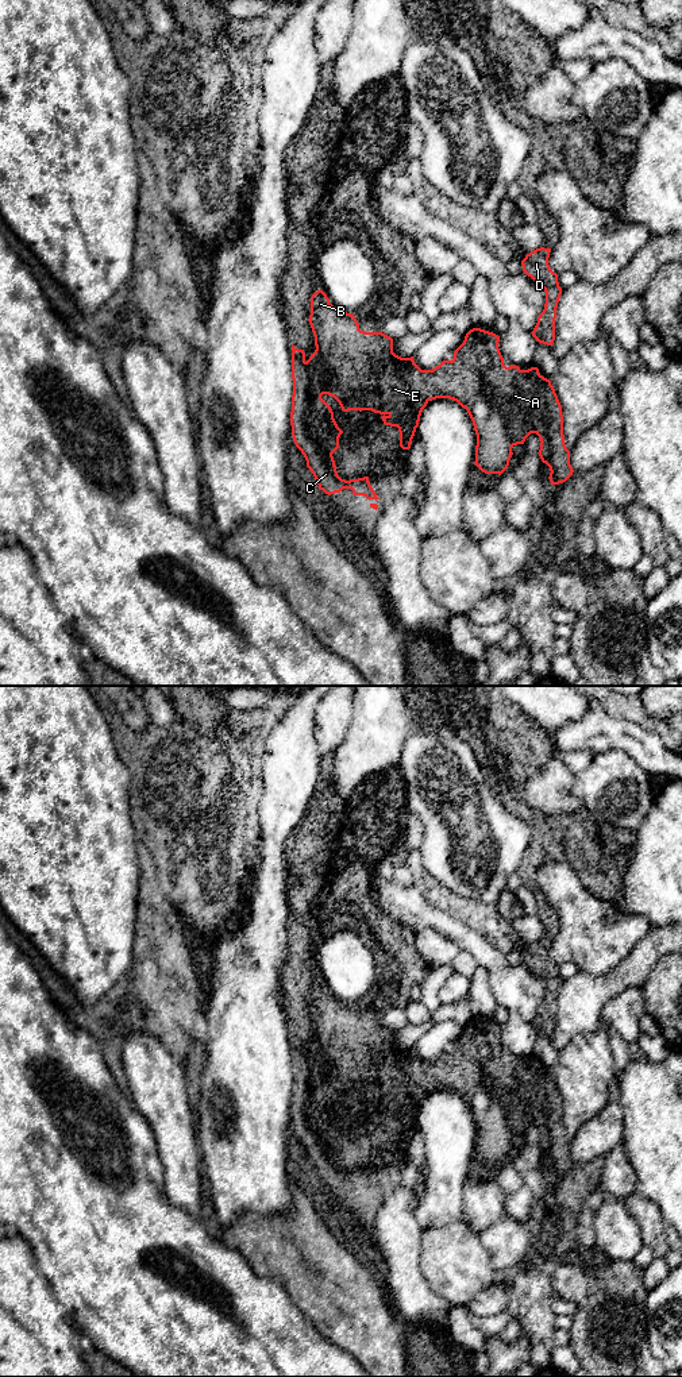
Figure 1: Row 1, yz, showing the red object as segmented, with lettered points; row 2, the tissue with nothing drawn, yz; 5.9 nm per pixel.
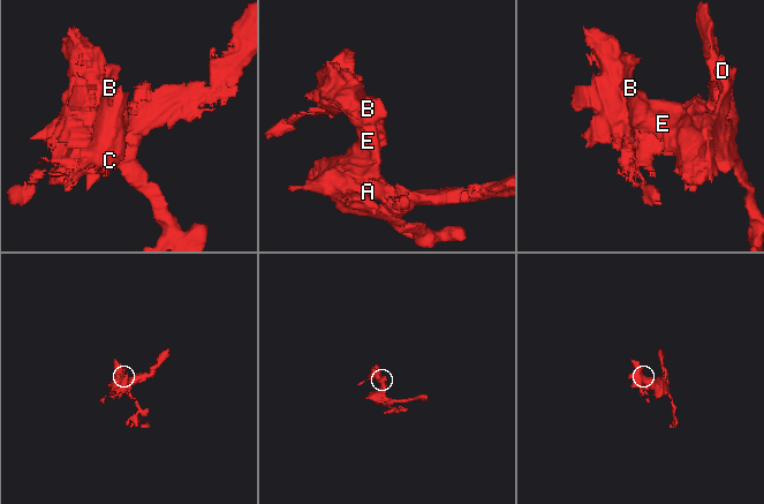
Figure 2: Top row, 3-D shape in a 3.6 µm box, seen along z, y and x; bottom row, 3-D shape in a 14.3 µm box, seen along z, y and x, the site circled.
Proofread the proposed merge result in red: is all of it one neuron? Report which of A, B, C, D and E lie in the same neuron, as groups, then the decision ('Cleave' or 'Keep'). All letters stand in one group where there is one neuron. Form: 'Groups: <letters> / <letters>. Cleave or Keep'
Groups: A B D E / C. Cleave

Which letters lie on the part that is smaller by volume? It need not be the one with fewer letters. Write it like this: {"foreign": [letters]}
{"foreign": ["C"]}

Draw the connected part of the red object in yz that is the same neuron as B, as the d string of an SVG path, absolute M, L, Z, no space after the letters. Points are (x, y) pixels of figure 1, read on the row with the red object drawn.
M317 290L311 297L311 315L308 319L313 336L315 352L307 360L307 369L311 379L317 387L312 398L328 394L334 397L343 412L371 410L379 413L385 425L397 427L400 432L400 447L404 448L404 440L408 440L411 448L420 416L427 404L436 398L450 398L465 408L473 421L477 435L475 462L474 464L485 474L501 475L509 466L513 455L512 448L524 444L531 433L540 439L539 456L550 467L551 485L566 482L574 472L570 464L570 451L565 444L562 406L551 381L544 378L537 367L521 370L513 364L506 367L498 348L500 336L493 332L473 328L463 343L454 351L452 360L443 360L432 370L421 370L411 358L401 358L393 352L393 339L382 332L365 332L354 315L338 310L323 290Z

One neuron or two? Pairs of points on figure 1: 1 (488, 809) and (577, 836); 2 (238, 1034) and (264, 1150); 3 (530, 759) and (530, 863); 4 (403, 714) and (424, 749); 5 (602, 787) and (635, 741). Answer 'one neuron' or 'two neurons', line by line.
1: two neurons
2: one neuron
3: one neuron
4: two neurons
5: two neurons

